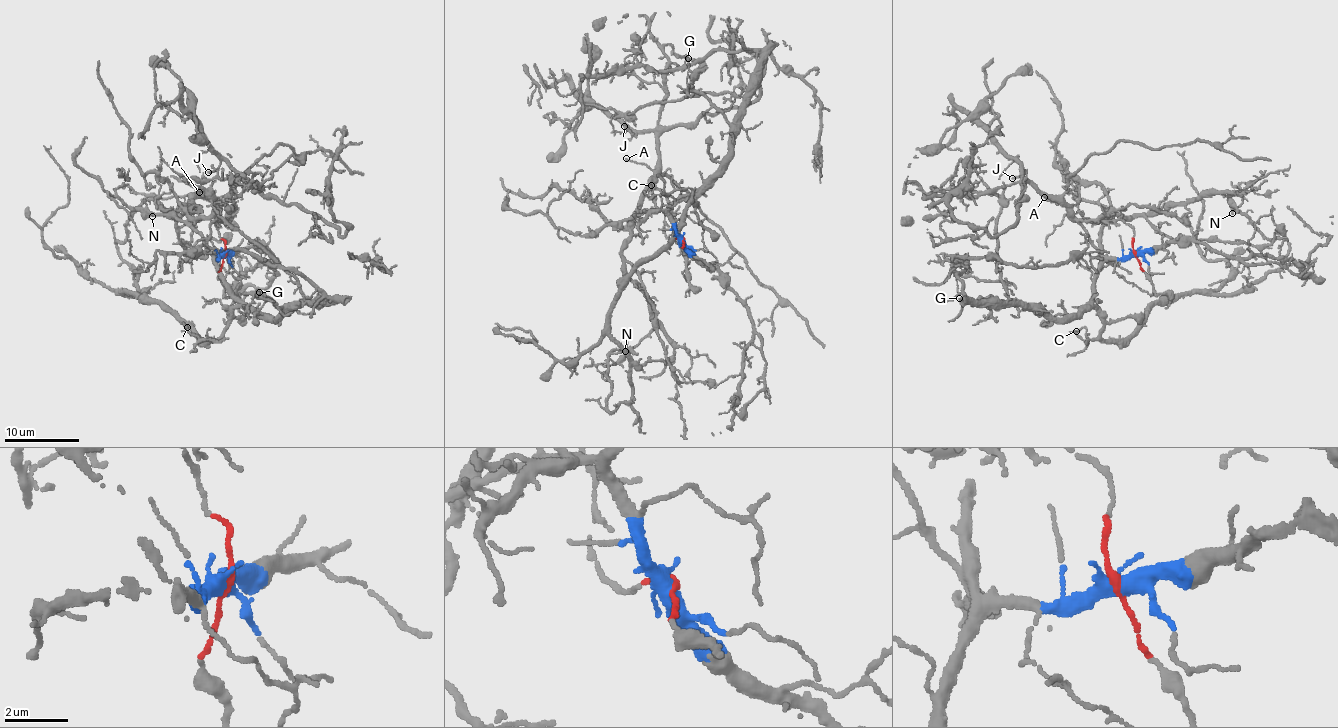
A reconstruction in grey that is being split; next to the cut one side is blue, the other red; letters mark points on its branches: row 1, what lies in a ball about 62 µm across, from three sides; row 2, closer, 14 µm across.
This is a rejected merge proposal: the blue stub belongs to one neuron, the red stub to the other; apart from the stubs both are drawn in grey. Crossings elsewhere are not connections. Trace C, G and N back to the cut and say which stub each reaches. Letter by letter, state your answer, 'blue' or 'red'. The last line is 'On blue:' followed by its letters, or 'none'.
C: blue
G: blue
N: blue
On blue: C, G, N

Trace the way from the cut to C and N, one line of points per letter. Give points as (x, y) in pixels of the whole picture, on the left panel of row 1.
C: (224, 256), (216, 257), (213, 262), (227, 293), (237, 302), (223, 339), (200, 339), (187, 327)
N: (224, 256), (237, 302), (202, 339), (123, 291), (138, 276), (116, 241), (135, 211), (153, 216)

